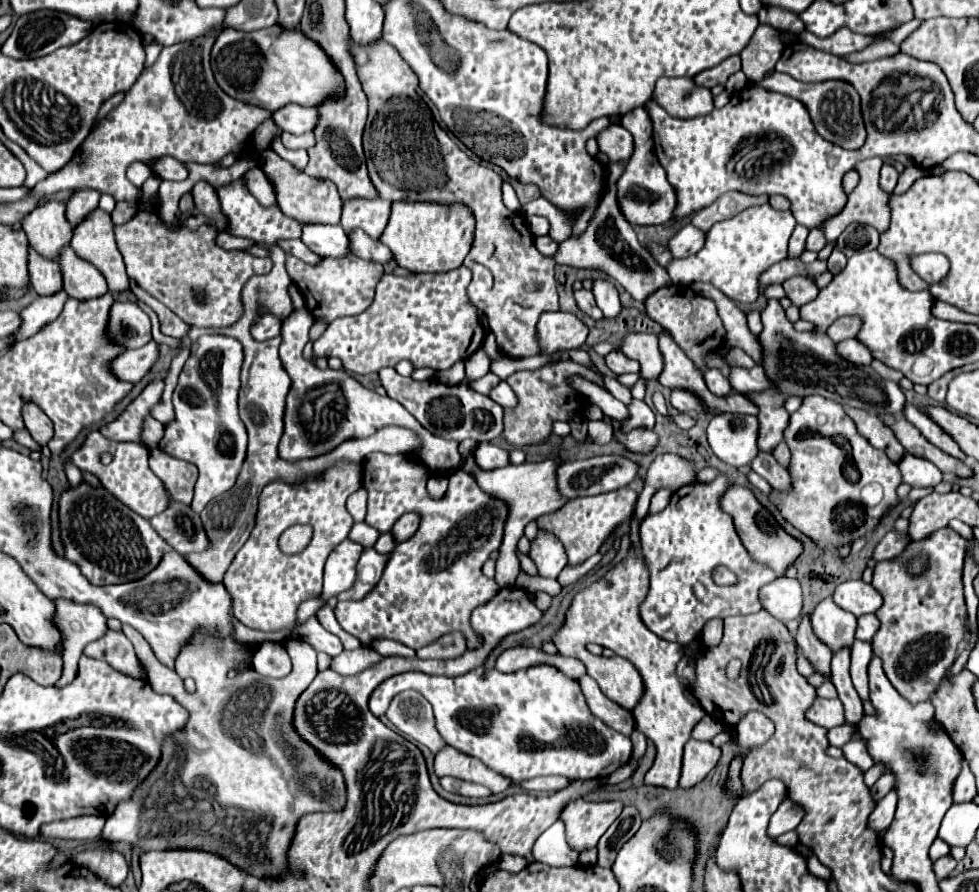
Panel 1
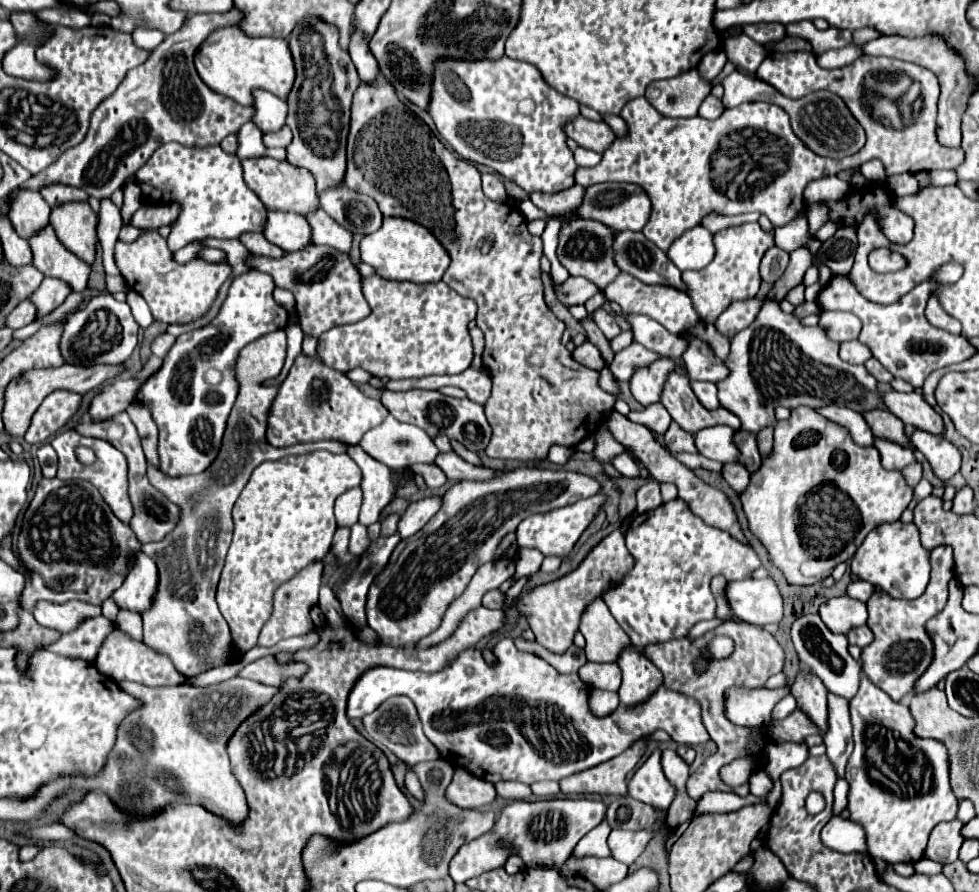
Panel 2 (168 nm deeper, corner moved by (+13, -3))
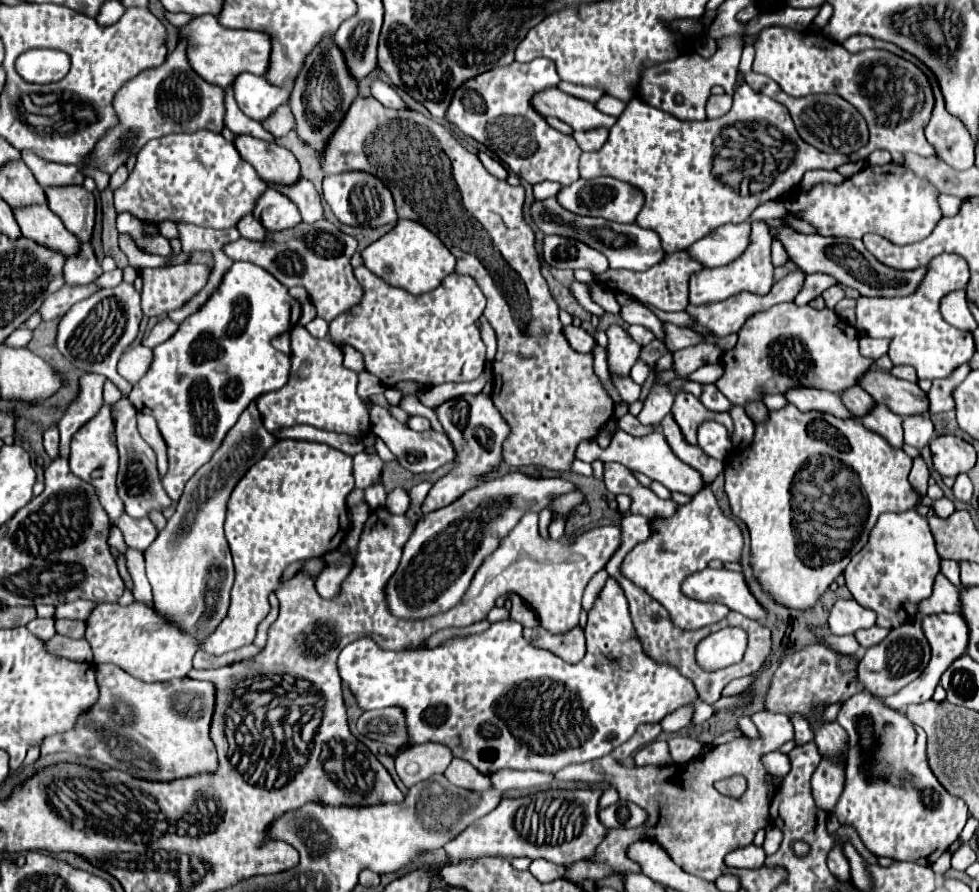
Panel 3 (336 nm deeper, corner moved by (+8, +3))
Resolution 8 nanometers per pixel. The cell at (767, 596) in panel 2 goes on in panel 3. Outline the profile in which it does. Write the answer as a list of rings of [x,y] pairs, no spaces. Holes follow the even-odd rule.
[[[707,567],[705,571],[687,577],[681,589],[685,595],[693,599],[725,603],[731,611],[737,611],[755,621],[763,621],[767,617],[763,605],[749,591],[743,573],[735,573],[727,569],[715,571]]]

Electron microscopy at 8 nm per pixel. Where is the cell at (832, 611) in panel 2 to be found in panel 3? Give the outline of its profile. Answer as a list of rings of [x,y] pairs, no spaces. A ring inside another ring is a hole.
[[[837,599],[829,611],[827,625],[833,635],[849,635],[857,629],[873,627],[875,615],[867,607],[861,607],[855,599]]]

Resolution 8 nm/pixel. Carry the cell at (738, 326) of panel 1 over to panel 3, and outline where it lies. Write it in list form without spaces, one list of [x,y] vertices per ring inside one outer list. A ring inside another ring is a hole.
[[[555,197],[545,199],[545,201],[535,201],[531,207],[531,215],[537,223],[537,227],[545,235],[561,235],[569,239],[581,239],[589,247],[601,251],[613,269],[631,269],[631,271],[647,271],[651,265],[661,263],[665,257],[665,251],[661,247],[661,239],[655,231],[643,229],[637,223],[625,225],[625,223],[615,223],[607,221],[603,217],[581,217],[573,215],[571,211],[565,211]]]

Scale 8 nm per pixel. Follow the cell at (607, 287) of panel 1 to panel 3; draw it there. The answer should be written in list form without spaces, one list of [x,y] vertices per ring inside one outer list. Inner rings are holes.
[[[609,325],[605,333],[609,337],[609,371],[617,375],[629,375],[629,369],[639,357],[641,345],[637,345],[621,325]]]

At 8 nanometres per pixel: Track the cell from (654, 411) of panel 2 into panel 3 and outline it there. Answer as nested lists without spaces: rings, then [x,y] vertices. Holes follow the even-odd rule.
[[[631,413],[623,415],[621,419],[617,419],[617,423],[619,423],[619,429],[623,429],[623,431],[627,431],[627,433],[631,433],[631,435],[645,435],[645,433],[649,433],[651,429],[655,429],[655,427],[645,427],[645,425],[641,425],[639,419],[635,419],[635,415],[631,415]]]

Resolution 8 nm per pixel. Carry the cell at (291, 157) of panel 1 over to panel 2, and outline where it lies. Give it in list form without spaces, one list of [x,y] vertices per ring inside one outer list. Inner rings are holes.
[[[244,123],[238,133],[238,149],[236,155],[240,159],[248,159],[248,157],[274,157],[274,159],[286,159],[286,149],[268,149],[262,143],[262,131],[256,129],[256,125],[252,123]]]

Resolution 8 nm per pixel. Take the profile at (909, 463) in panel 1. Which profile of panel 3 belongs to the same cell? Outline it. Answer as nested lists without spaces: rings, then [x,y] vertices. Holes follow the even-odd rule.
[[[875,405],[873,411],[861,419],[861,423],[867,429],[883,435],[883,439],[891,447],[895,447],[895,449],[901,449],[903,447],[905,441],[903,441],[903,425],[901,425],[903,423],[903,417],[901,415],[889,411],[883,405]]]

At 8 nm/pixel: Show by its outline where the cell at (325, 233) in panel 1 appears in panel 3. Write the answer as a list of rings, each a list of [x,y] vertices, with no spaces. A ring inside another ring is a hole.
[[[267,189],[259,197],[253,217],[261,221],[267,231],[285,231],[287,227],[297,227],[297,223],[301,223],[301,215],[291,199],[285,199],[285,195],[275,189]]]

